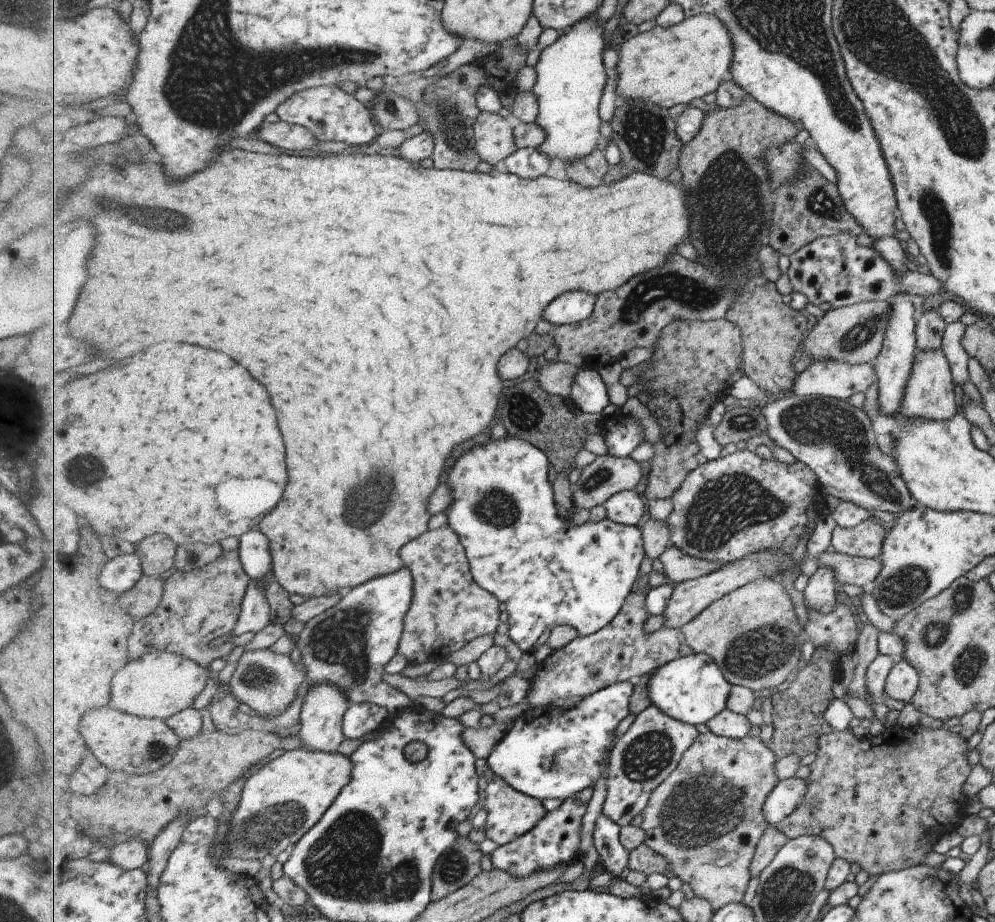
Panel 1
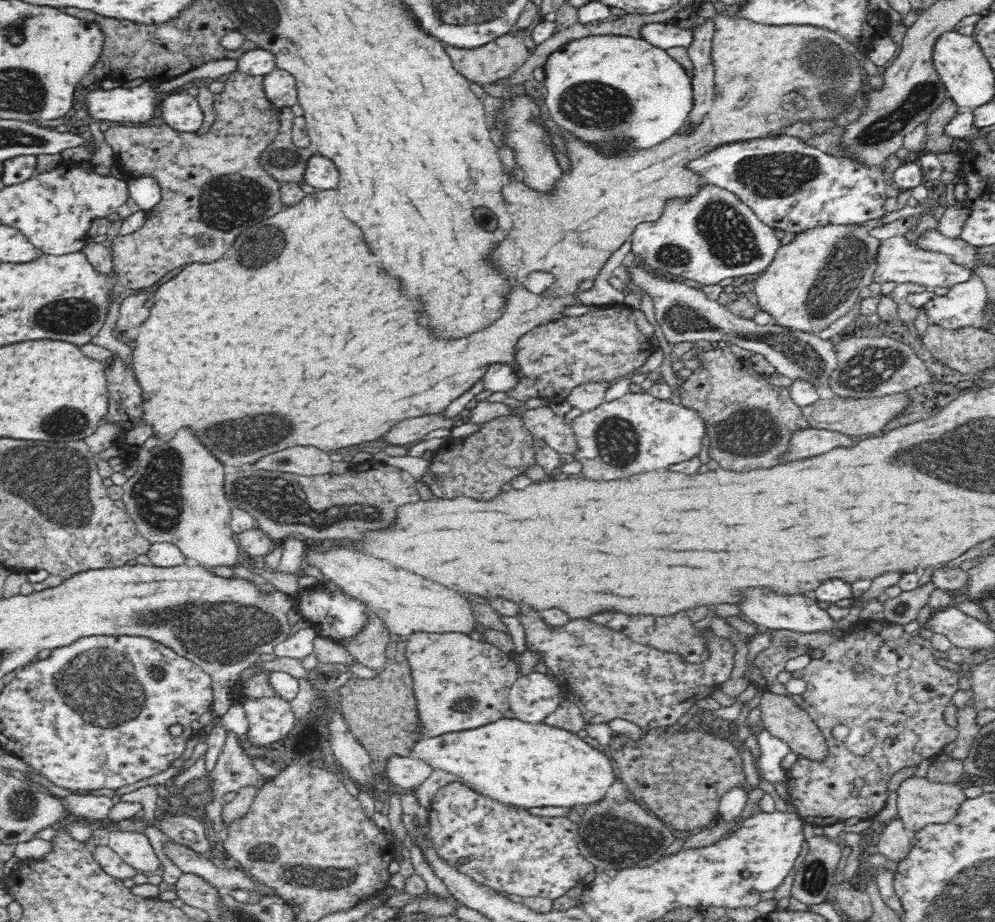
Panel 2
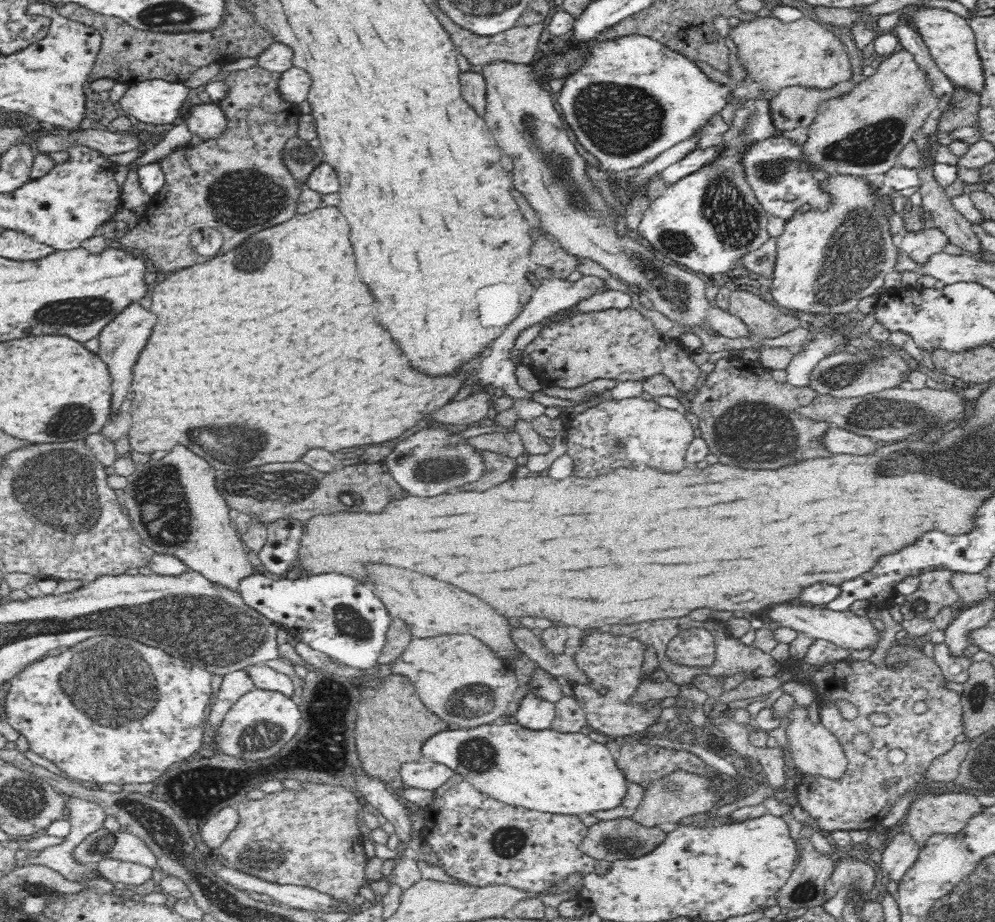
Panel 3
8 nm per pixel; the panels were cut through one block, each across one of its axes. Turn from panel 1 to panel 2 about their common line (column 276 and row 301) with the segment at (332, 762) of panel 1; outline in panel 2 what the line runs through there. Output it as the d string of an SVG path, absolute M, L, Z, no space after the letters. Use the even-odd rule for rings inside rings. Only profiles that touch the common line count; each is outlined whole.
M825 224L813 226L796 233L794 240L780 245L772 262L756 280L754 291L761 308L772 318L772 322L794 330L819 333L847 314L861 288L874 283L875 272L878 270L880 246L883 240L878 240L870 234L868 226L854 224Z

